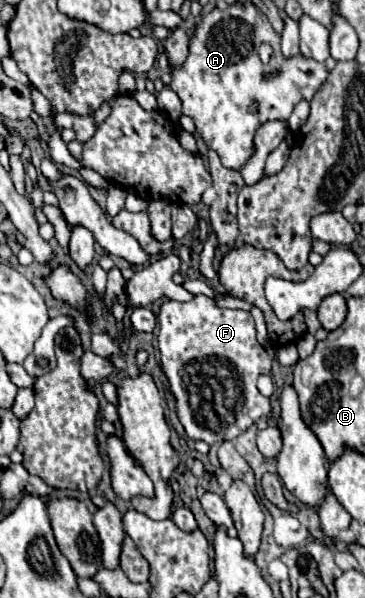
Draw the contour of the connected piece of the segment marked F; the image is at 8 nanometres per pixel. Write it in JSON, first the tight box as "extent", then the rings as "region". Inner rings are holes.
{"extent":[158,295,272,445],"region":[[[194,295],[194,299],[186,303],[166,299],[158,313],[158,343],[160,363],[168,377],[170,391],[176,397],[180,423],[184,425],[190,439],[202,439],[208,445],[222,443],[224,439],[234,439],[260,417],[270,413],[270,399],[260,395],[256,389],[256,379],[260,375],[270,375],[272,361],[264,347],[256,341],[254,319],[248,311],[220,309],[216,307],[214,299],[206,295]]]}

